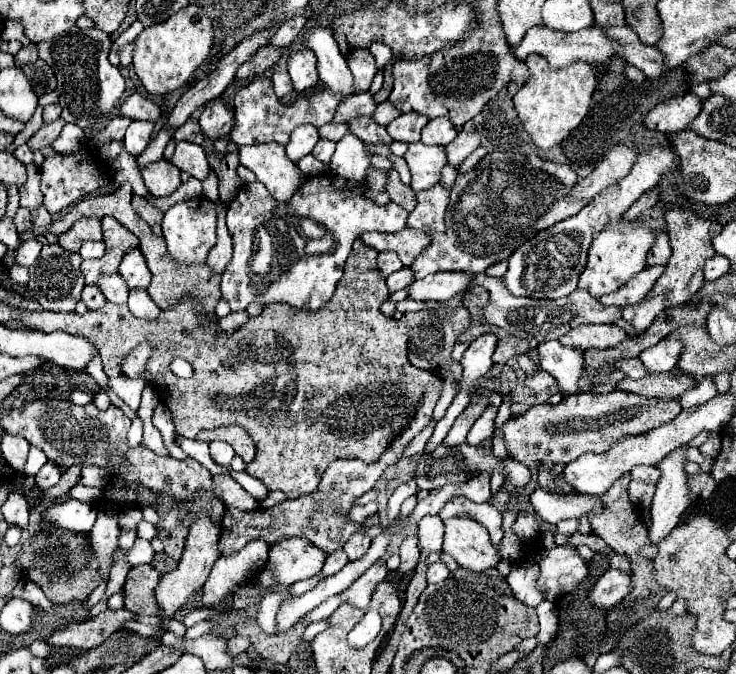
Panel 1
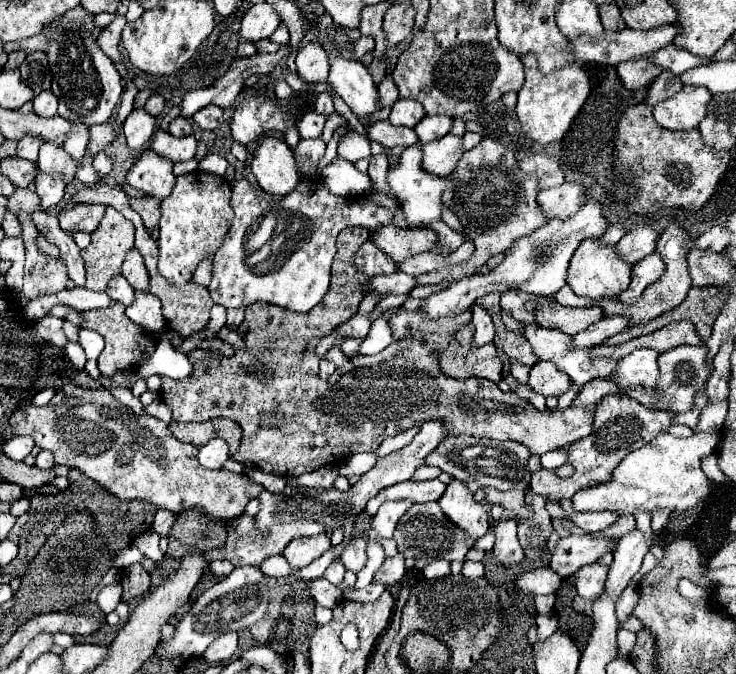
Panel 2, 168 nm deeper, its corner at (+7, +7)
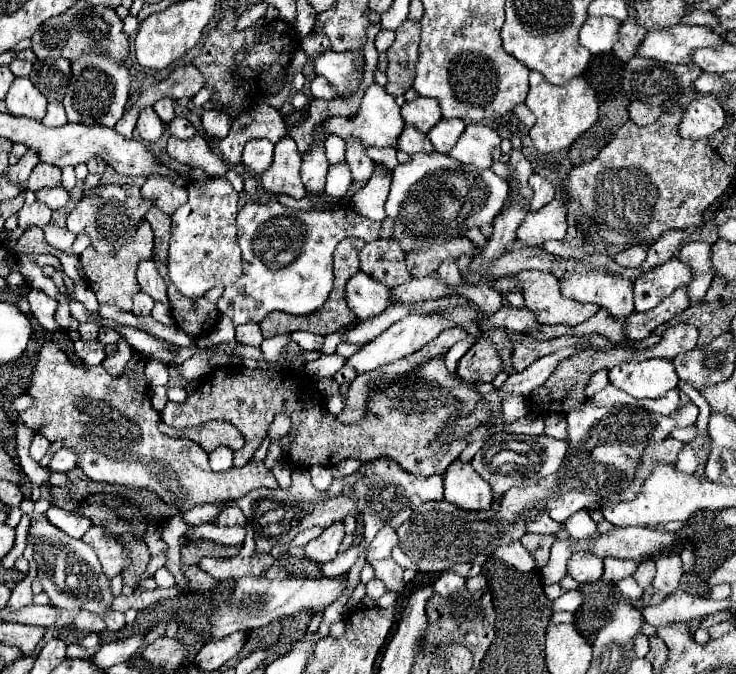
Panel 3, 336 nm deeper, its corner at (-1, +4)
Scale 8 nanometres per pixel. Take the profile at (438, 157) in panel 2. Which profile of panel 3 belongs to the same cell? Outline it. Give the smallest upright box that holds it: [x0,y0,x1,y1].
[447,125,501,169]

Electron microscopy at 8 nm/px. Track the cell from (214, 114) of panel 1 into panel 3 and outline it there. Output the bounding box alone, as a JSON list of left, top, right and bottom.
[201,109,233,139]

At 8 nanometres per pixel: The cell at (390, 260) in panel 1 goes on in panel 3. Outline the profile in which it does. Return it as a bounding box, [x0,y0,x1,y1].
[359,239,411,287]

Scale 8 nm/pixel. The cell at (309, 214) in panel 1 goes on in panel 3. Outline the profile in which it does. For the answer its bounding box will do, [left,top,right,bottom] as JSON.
[217,201,381,325]

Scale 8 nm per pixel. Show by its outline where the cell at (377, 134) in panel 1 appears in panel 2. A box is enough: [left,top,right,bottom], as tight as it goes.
[367,120,419,148]

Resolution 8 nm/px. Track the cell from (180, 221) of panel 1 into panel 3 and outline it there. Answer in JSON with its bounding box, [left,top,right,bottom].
[169,177,241,297]

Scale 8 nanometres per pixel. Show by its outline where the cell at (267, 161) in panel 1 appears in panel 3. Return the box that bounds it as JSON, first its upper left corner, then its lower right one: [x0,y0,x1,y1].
[261,137,307,199]

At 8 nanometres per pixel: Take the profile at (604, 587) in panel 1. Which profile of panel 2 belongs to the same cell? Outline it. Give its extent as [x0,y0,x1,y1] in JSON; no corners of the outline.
[573,562,607,600]

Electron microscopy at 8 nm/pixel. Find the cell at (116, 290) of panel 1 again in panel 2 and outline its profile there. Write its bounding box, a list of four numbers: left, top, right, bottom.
[107,276,135,306]

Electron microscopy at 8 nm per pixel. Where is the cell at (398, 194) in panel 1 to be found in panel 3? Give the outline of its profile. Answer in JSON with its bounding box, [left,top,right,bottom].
[367,147,399,171]

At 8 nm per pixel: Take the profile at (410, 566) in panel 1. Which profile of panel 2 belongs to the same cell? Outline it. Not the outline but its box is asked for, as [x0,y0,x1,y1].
[373,552,405,584]

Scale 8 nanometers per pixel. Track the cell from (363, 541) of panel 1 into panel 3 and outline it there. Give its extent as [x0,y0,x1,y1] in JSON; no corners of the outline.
[369,557,405,591]

